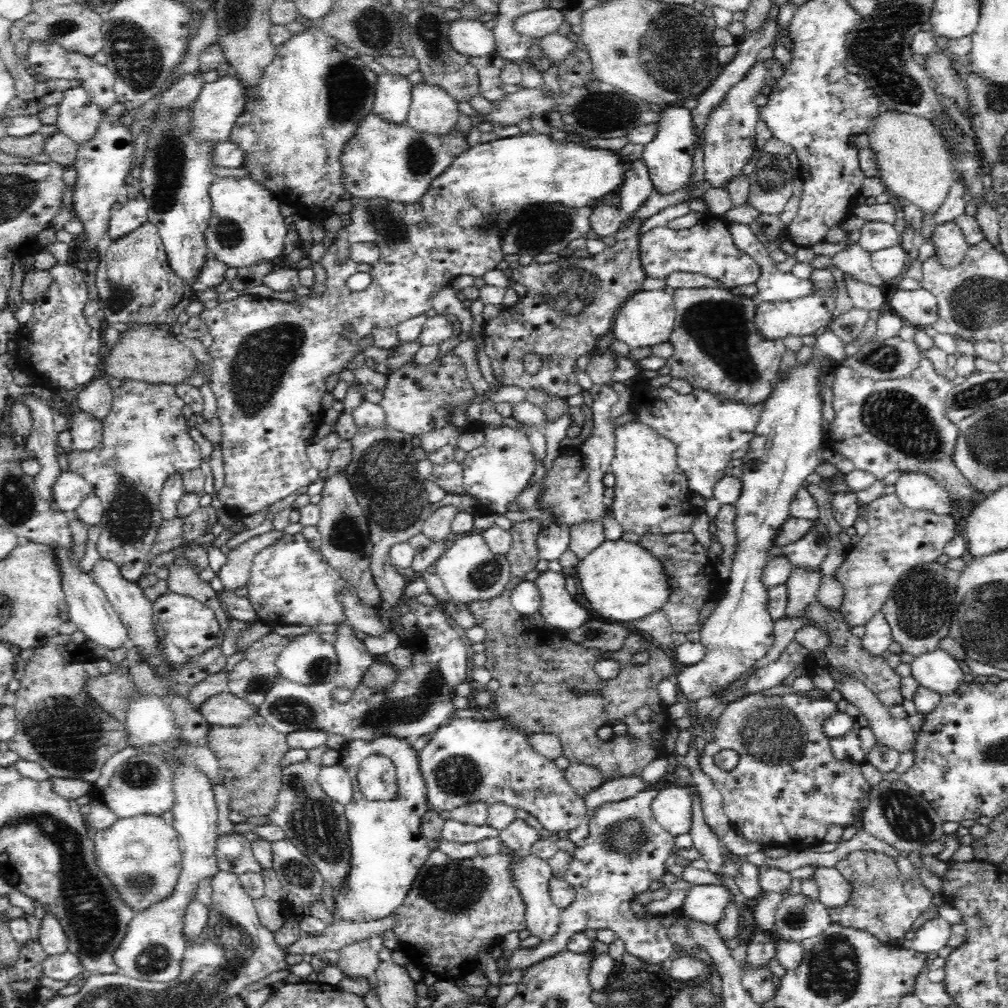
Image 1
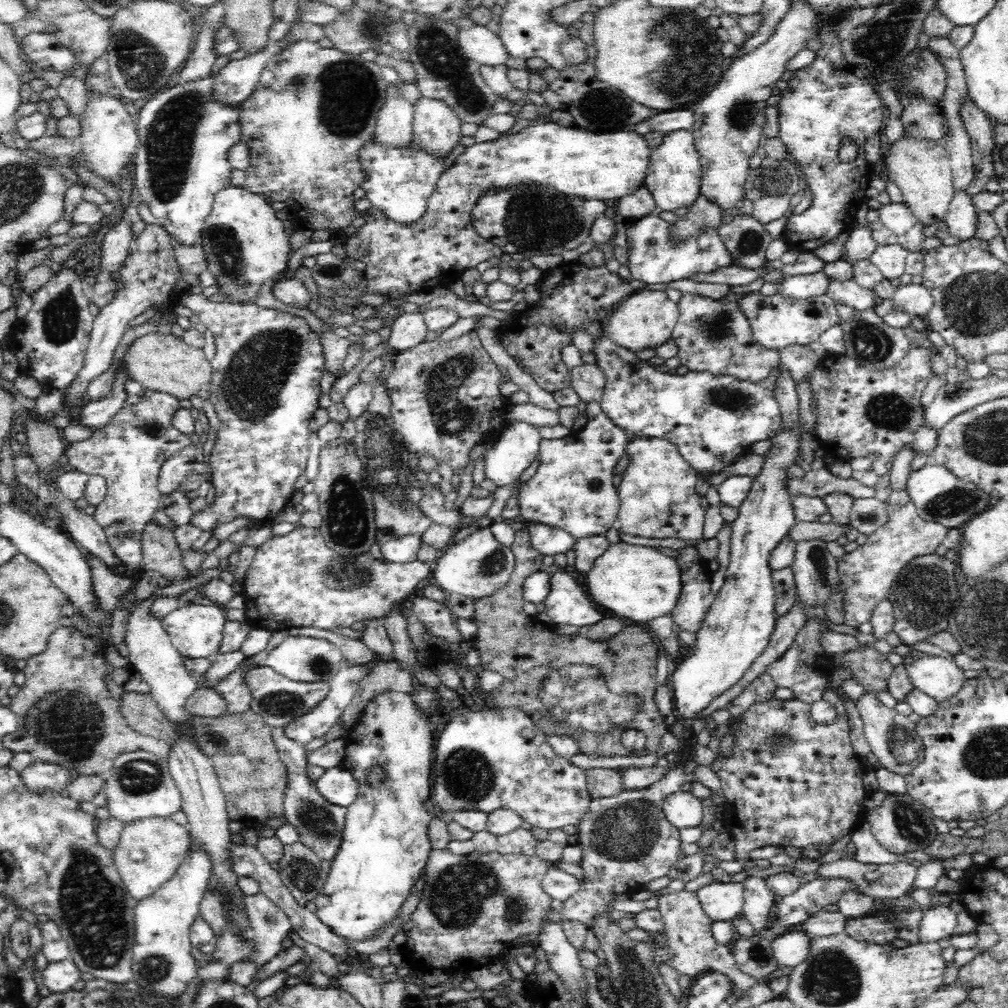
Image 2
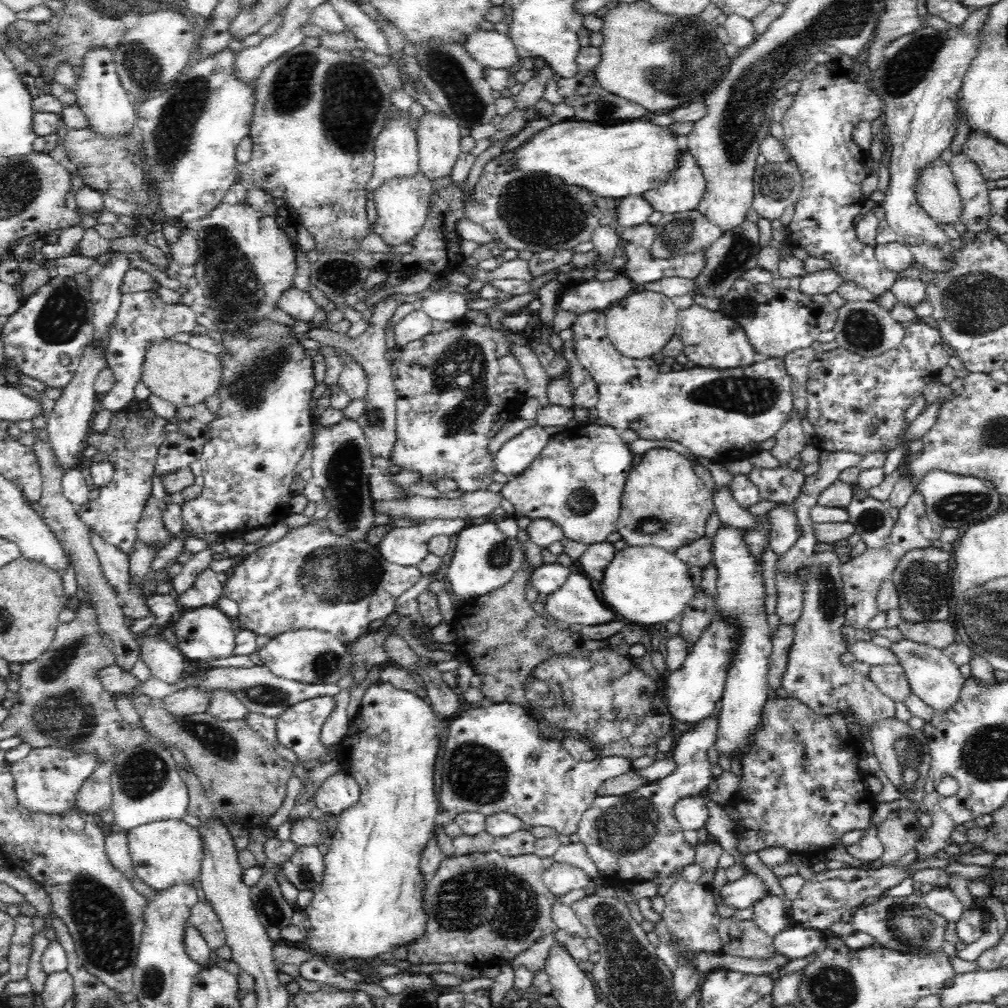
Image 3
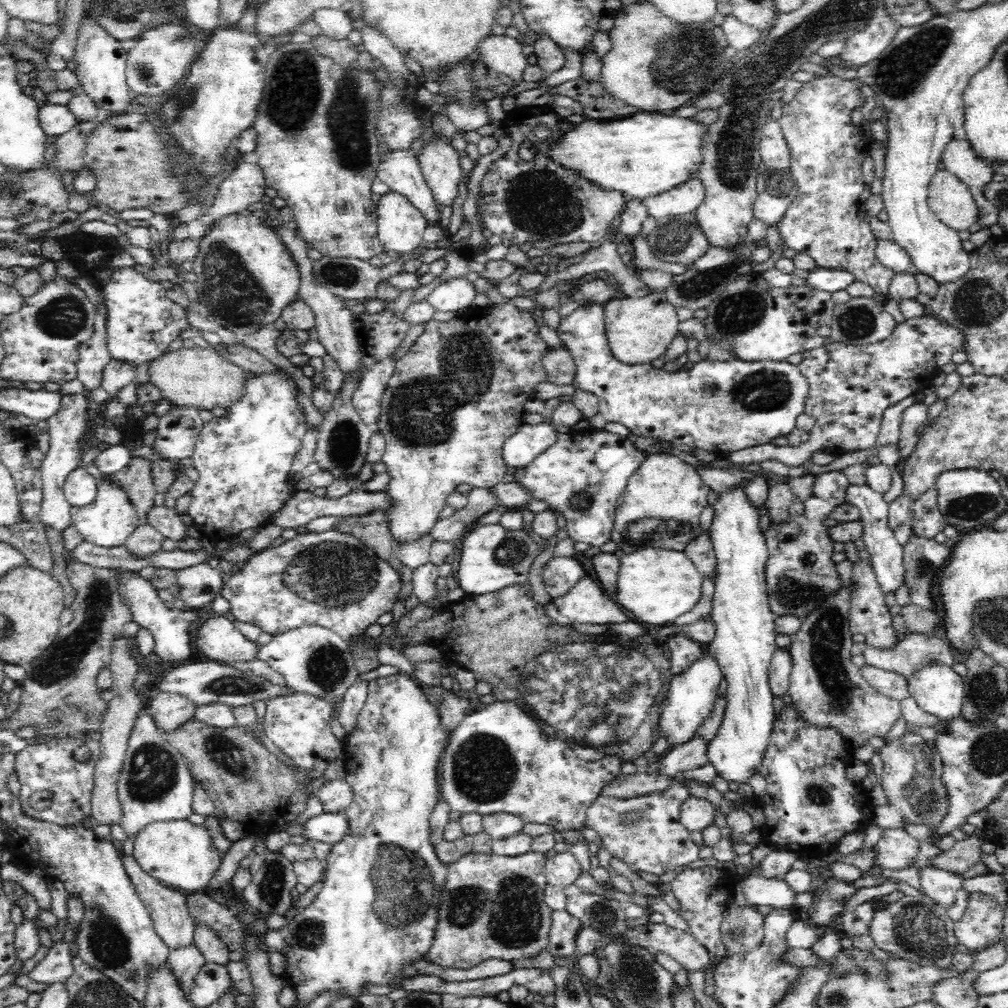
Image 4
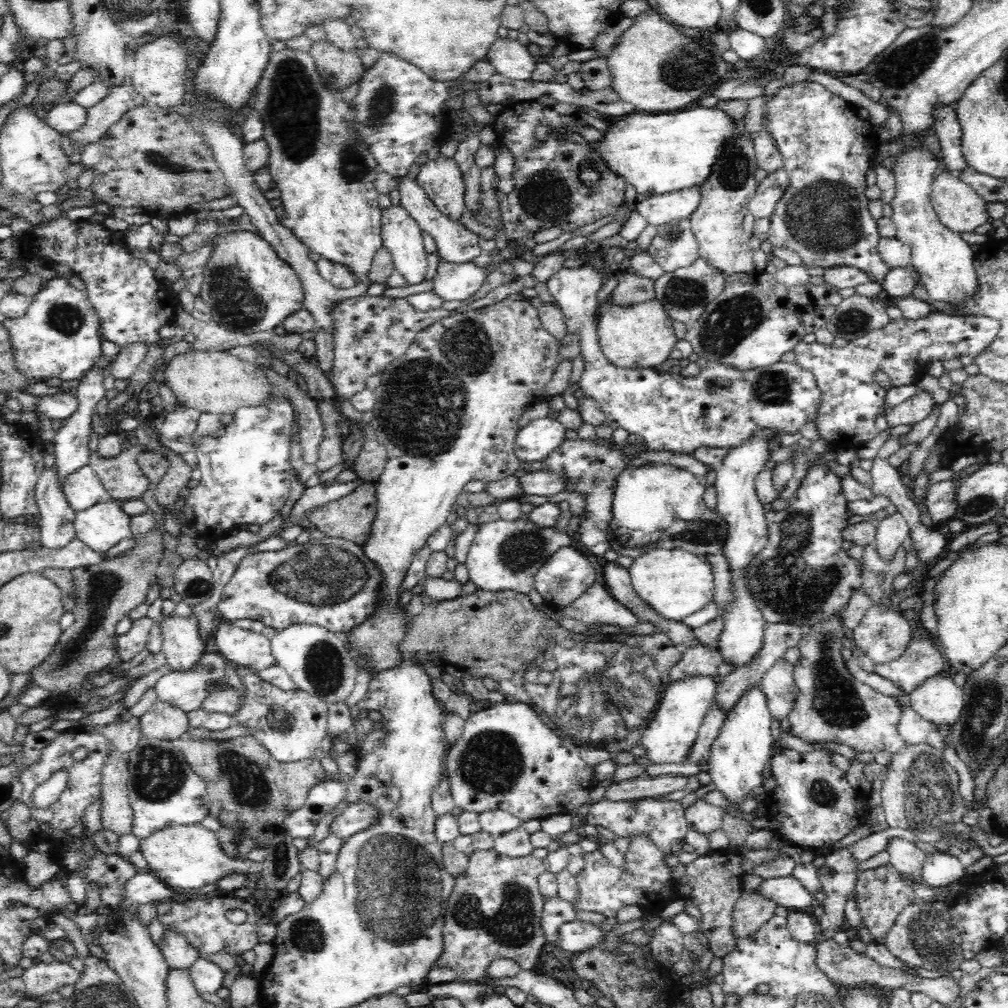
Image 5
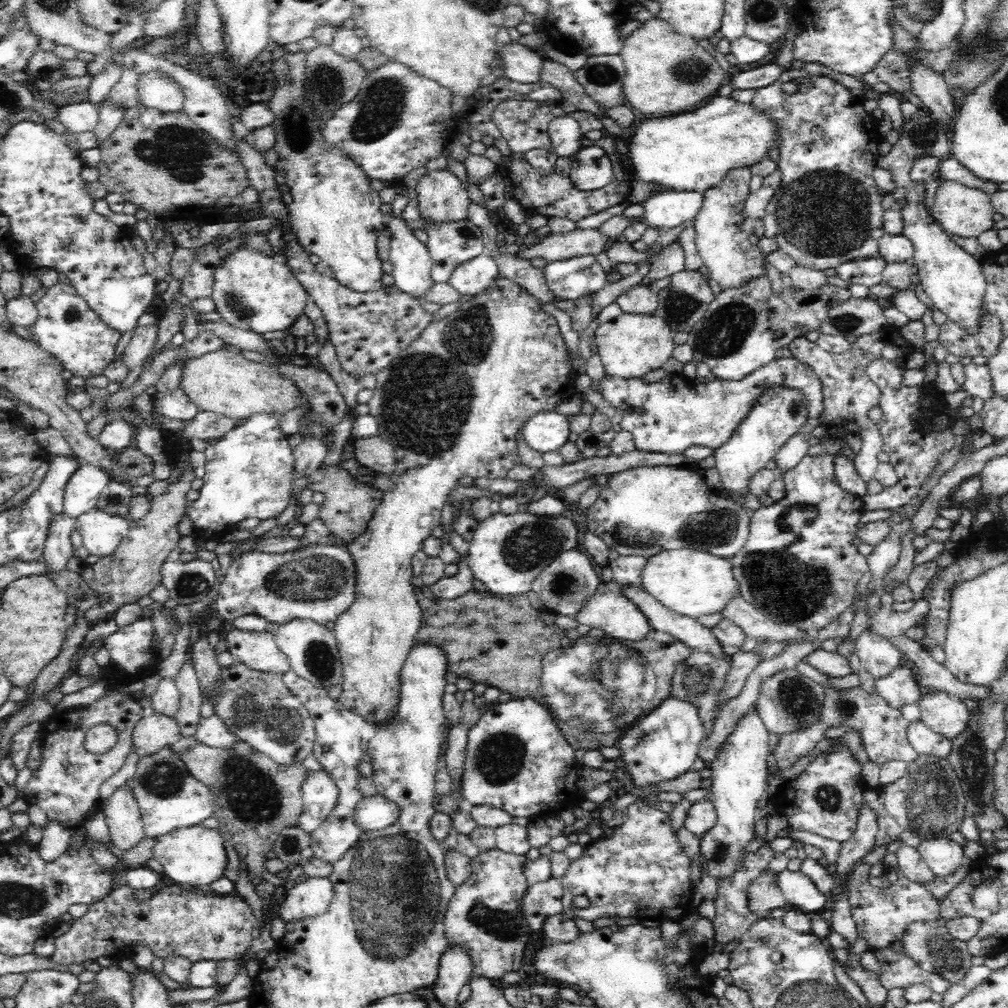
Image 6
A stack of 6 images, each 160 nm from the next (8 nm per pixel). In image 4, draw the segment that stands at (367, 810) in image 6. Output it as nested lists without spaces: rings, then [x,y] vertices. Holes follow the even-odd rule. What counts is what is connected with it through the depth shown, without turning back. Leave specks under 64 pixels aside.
[[[322,813],[304,824],[303,836],[312,844],[323,842],[334,846],[349,830],[348,818],[343,813]]]

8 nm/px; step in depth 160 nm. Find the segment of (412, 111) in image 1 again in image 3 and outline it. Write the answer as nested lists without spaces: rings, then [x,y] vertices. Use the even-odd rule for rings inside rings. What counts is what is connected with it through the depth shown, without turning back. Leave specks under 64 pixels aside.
[[[426,112],[418,120],[419,172],[438,180],[452,172],[460,154],[461,126],[446,116]]]

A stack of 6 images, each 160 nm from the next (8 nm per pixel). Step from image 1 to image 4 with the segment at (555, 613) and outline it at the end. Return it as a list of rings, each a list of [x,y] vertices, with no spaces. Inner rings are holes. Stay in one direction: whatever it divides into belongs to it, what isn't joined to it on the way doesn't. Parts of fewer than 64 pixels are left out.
[[[584,576],[572,587],[566,595],[561,595],[559,598],[552,600],[560,614],[566,616],[570,622],[599,625],[615,625],[628,622],[628,615],[624,614],[624,610],[620,609],[620,605],[612,602],[608,594],[603,591],[598,580],[594,581],[594,579]]]

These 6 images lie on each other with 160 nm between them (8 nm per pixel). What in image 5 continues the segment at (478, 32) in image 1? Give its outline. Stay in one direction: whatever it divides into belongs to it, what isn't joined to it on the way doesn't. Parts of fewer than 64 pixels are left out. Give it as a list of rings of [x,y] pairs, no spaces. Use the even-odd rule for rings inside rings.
[[[498,37],[490,46],[485,60],[494,65],[498,74],[519,81],[530,80],[538,63],[537,58],[528,51],[527,45],[508,37]]]

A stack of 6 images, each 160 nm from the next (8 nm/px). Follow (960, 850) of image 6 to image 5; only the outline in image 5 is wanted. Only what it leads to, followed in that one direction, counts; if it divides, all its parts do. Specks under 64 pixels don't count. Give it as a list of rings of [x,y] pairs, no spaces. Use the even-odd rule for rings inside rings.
[[[938,852],[926,856],[923,865],[922,878],[929,886],[945,887],[953,882],[960,882],[965,875],[965,868],[960,863],[960,860],[950,852]]]

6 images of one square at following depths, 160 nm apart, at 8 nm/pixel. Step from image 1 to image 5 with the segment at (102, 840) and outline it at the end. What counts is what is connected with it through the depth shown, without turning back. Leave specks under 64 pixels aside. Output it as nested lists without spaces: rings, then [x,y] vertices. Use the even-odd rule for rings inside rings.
[[[175,825],[156,830],[149,838],[140,840],[140,852],[149,865],[149,871],[174,890],[196,892],[228,874],[259,873],[262,865],[250,860],[229,858],[218,840],[217,832],[199,825]]]

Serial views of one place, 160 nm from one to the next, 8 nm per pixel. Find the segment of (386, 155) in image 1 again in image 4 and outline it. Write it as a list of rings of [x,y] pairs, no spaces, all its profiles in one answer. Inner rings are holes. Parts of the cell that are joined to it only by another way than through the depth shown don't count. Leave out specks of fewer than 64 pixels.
[[[390,191],[382,195],[377,213],[378,238],[387,253],[410,254],[424,243],[422,234],[429,224],[403,194]]]

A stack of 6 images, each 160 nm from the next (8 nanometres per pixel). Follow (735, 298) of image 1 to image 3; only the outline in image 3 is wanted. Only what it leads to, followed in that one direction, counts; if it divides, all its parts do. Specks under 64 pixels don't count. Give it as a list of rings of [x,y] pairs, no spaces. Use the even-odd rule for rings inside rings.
[[[694,303],[687,310],[679,310],[677,324],[675,336],[684,342],[683,352],[696,367],[729,369],[752,366],[756,362],[756,351],[748,341],[748,334],[727,312],[712,312]]]

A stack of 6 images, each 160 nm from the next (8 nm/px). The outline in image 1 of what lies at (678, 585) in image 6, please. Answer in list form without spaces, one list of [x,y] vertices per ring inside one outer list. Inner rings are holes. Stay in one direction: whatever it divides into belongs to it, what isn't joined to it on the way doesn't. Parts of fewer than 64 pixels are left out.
[[[618,539],[604,540],[575,566],[582,592],[592,606],[606,618],[627,624],[658,612],[669,600],[668,577],[660,559],[638,543]]]

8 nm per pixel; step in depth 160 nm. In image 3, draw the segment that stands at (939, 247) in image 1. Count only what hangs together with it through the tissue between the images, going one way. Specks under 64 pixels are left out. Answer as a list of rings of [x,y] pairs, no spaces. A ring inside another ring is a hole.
[[[955,154],[949,166],[953,172],[958,193],[962,197],[962,216],[960,224],[964,224],[970,232],[987,231],[991,211],[986,178],[982,175],[978,163],[970,160],[966,154]]]

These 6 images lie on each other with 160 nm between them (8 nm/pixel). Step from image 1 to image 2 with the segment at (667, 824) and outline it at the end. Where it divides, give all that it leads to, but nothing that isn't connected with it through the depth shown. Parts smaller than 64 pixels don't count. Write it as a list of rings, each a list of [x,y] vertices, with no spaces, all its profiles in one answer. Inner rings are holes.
[[[691,792],[670,794],[664,800],[664,814],[672,827],[682,831],[686,828],[696,828],[703,818],[703,800]]]

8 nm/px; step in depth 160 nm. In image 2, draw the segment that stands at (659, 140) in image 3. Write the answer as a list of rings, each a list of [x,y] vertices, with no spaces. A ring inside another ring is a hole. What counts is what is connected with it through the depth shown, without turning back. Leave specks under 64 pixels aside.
[[[550,120],[538,121],[535,126],[523,128],[518,134],[498,137],[498,140],[474,143],[470,148],[457,156],[454,166],[446,169],[438,181],[438,188],[430,195],[426,212],[420,220],[414,223],[396,222],[386,218],[379,208],[372,206],[362,213],[367,221],[362,225],[358,236],[350,236],[343,246],[347,250],[348,259],[358,255],[358,246],[367,246],[367,253],[357,257],[359,264],[364,269],[364,278],[367,280],[367,288],[370,293],[388,296],[390,302],[382,306],[376,318],[384,316],[398,316],[398,304],[404,300],[404,296],[430,290],[430,288],[444,287],[448,282],[454,282],[461,278],[466,268],[474,268],[484,260],[494,261],[504,253],[489,240],[478,236],[471,223],[471,212],[475,208],[479,198],[484,193],[498,190],[512,190],[518,186],[543,186],[551,188],[562,194],[578,197],[580,200],[608,200],[608,198],[622,198],[634,194],[645,182],[648,174],[648,164],[654,148],[648,147],[648,141],[644,135],[634,131],[634,128],[612,132],[596,133],[584,128],[572,126],[559,126]]]

